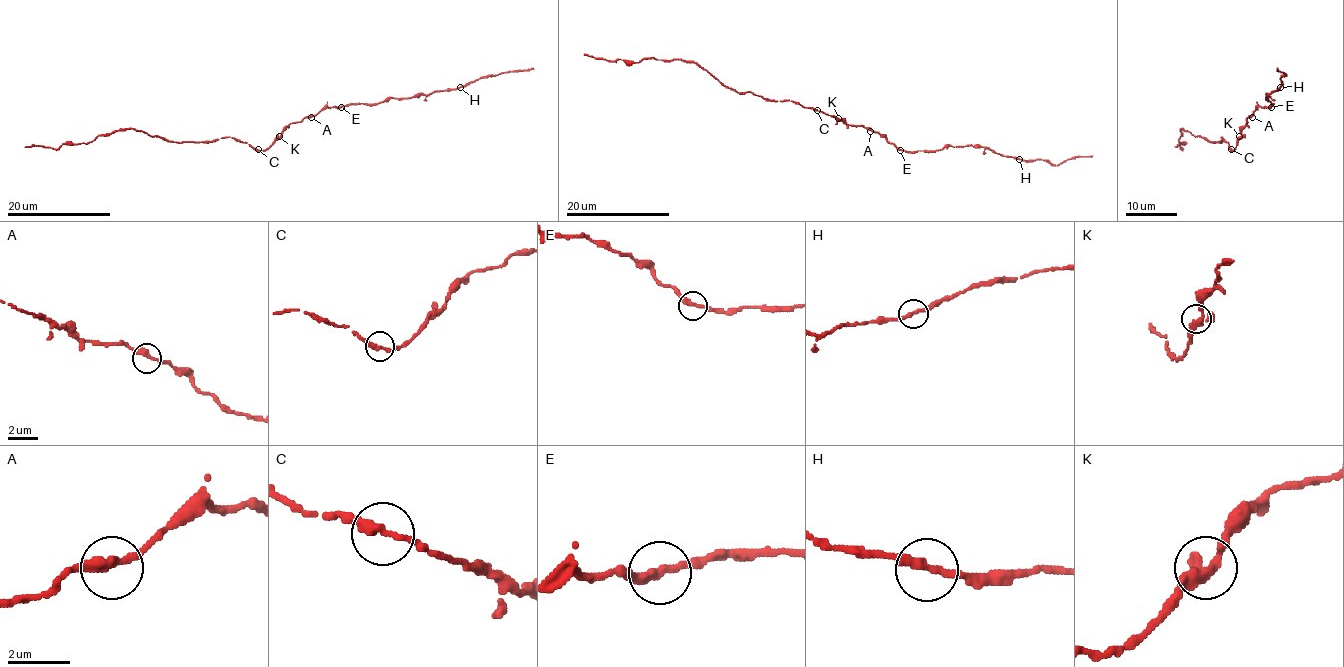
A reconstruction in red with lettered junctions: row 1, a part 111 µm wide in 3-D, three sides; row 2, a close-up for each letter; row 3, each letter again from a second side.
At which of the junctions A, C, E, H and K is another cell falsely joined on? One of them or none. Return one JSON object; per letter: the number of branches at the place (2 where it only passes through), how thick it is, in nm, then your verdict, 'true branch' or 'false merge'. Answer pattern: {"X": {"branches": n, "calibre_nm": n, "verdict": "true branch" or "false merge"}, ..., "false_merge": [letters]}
{"A": {"branches": 2, "calibre_nm": 320, "verdict": "true branch"}, "C": {"branches": 2, "calibre_nm": 280, "verdict": "true branch"}, "E": {"branches": 2, "calibre_nm": 280, "verdict": "true branch"}, "H": {"branches": 2, "calibre_nm": 280, "verdict": "true branch"}, "K": {"branches": 3, "calibre_nm": 260, "verdict": "true branch"}, "false_merge": []}

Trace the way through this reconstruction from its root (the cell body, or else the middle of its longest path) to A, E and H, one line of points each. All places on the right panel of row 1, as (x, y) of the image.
A: (1240, 138), (1247, 118), (1252, 117)
E: (1240, 138), (1247, 118), (1258, 107), (1271, 107)
H: (1240, 138), (1247, 118), (1258, 107), (1274, 104), (1266, 98), (1280, 87)

